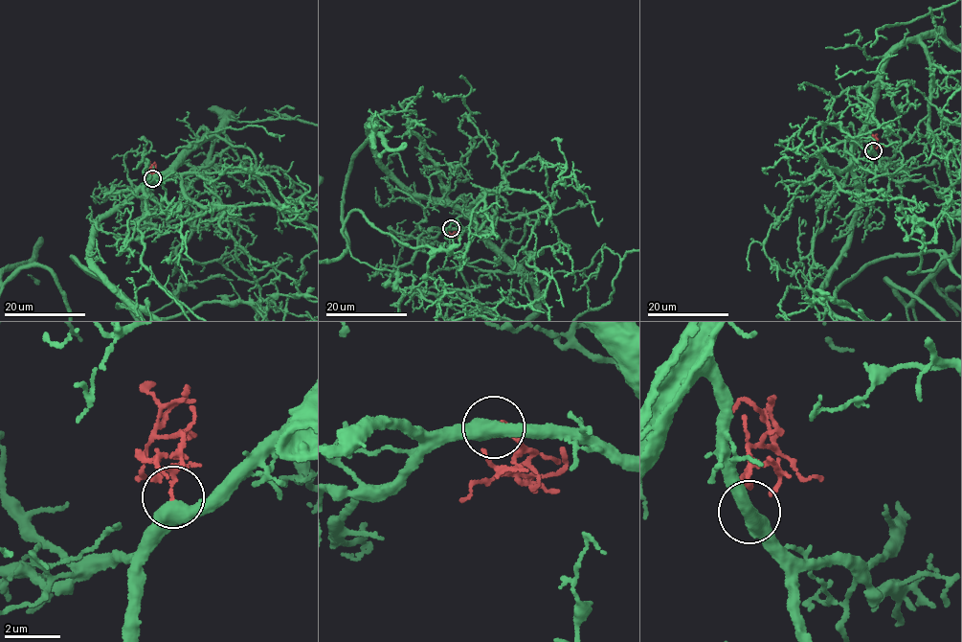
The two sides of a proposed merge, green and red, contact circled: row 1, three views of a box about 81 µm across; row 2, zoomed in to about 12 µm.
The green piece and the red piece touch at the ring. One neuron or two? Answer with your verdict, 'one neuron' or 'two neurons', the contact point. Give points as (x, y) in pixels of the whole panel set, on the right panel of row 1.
one neuron; place (873, 150)

